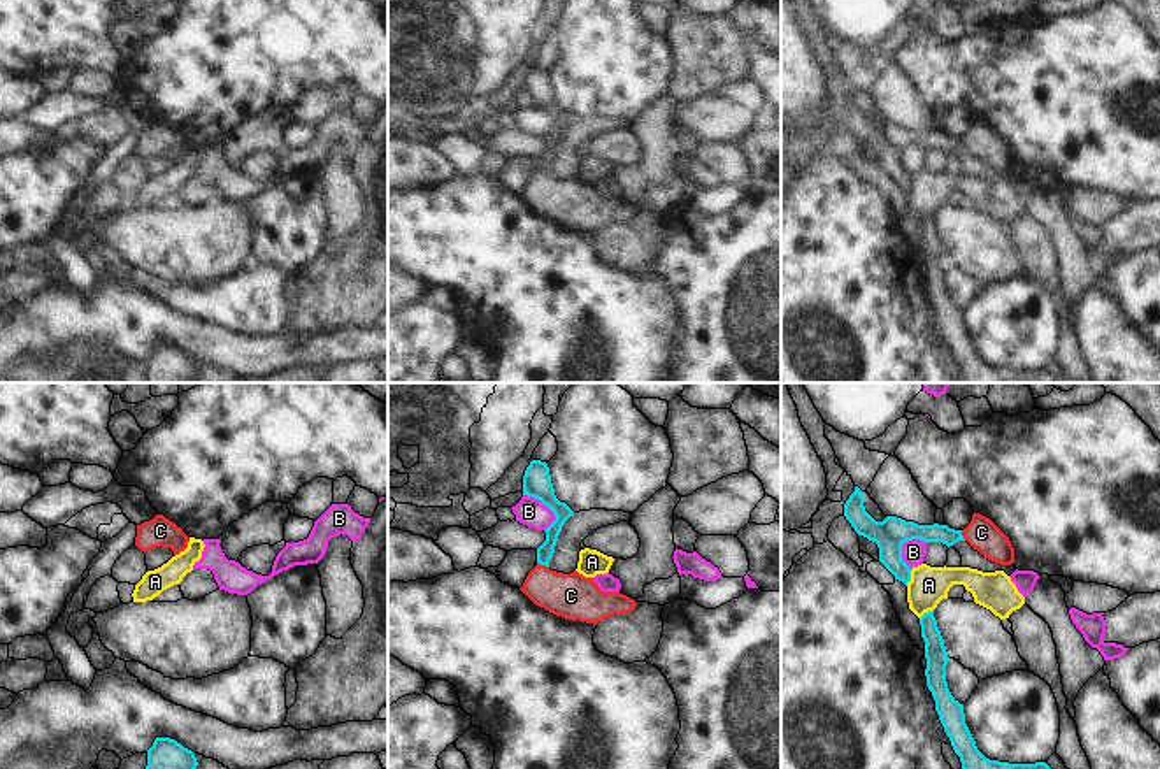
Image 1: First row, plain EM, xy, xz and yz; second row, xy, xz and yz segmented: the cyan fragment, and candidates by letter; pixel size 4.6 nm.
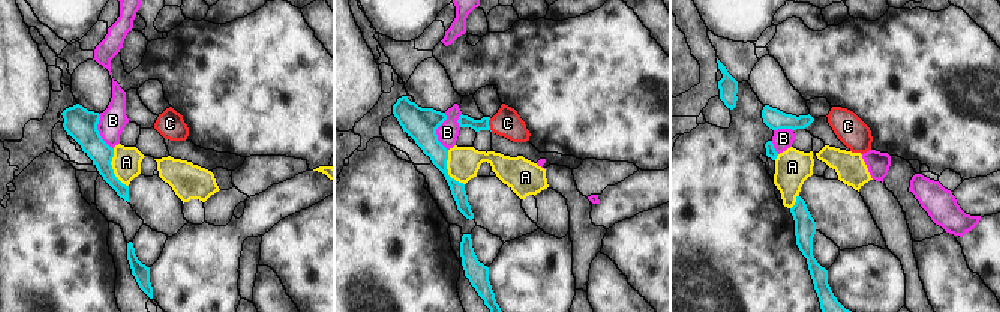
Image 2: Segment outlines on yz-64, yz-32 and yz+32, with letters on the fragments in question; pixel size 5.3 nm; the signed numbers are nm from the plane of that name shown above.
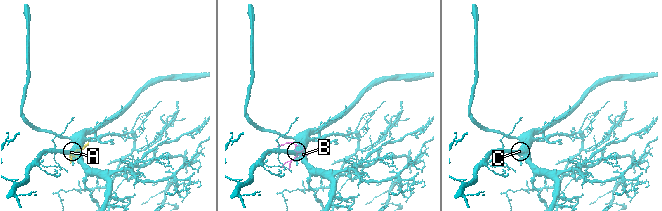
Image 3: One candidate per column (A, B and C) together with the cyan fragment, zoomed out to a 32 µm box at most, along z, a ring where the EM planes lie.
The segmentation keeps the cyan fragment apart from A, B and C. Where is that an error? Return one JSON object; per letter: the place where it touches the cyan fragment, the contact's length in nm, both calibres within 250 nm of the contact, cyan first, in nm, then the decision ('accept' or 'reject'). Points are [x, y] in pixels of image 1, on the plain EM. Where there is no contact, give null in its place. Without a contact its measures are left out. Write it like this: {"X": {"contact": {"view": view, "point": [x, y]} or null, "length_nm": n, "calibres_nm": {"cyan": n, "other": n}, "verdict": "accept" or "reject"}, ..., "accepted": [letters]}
{"A": {"contact": {"view": "yz", "point": [909, 185]}, "length_nm": 90, "calibres_nm": {"cyan": 150, "other": 180}, "verdict": "reject"}, "B": {"contact": {"view": "xz", "point": [548, 113]}, "length_nm": 200, "calibres_nm": {"cyan": 130, "other": 130}, "verdict": "reject"}, "C": {"contact": {"view": "xz", "point": [543, 171]}, "length_nm": 60, "calibres_nm": {"cyan": 80, "other": 200}, "verdict": "accept"}, "accepted": ["C"]}

